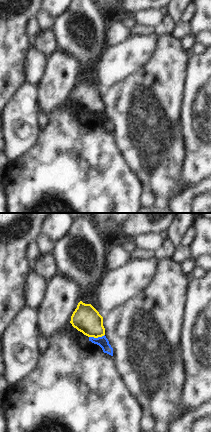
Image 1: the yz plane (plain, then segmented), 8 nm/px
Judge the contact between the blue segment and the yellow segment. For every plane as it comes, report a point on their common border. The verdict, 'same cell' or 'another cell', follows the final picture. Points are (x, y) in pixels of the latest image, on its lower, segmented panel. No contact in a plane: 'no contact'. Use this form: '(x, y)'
(96, 338)

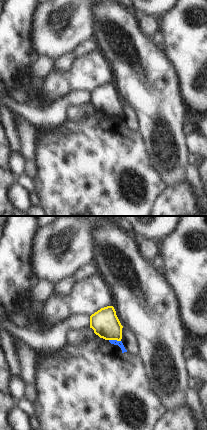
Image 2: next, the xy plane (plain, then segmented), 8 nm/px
(115, 340)

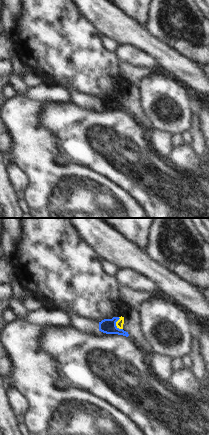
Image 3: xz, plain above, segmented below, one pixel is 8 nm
(115, 324)

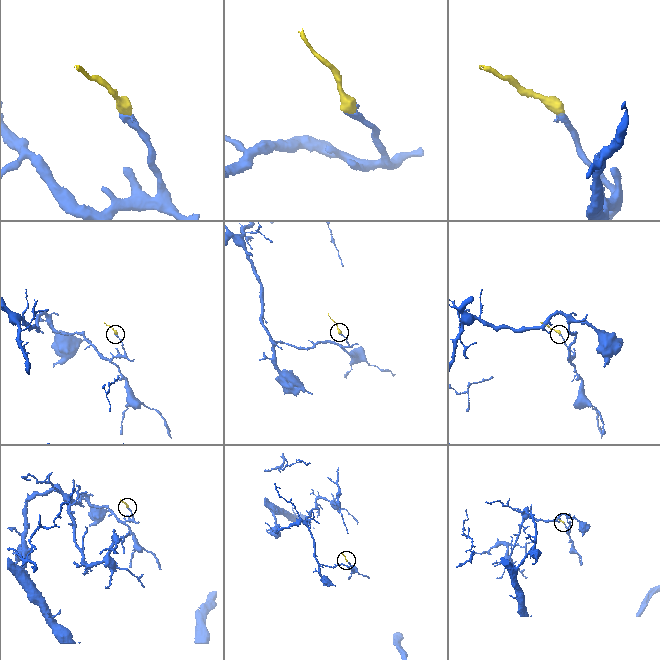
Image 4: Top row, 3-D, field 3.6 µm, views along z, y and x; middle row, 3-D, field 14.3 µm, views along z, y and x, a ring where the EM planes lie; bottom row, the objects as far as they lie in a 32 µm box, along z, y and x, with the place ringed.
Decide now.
another cell

